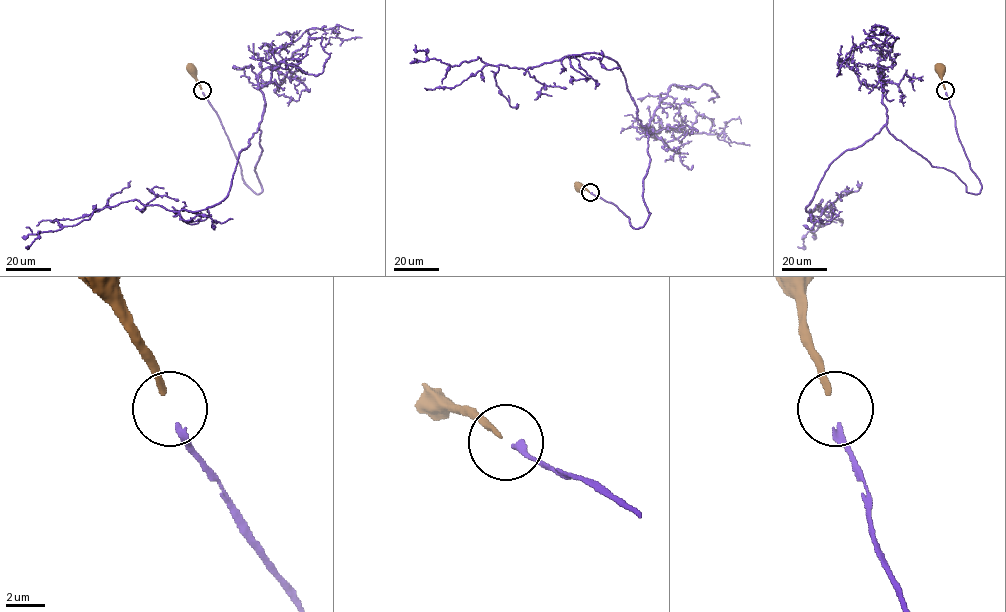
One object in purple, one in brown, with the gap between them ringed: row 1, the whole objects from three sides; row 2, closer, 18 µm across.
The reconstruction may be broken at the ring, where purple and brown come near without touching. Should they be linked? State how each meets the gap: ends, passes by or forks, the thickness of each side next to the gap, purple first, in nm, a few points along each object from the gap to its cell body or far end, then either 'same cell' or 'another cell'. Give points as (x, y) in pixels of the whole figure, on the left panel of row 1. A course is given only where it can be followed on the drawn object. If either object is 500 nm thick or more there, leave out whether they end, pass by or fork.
purple ends; brown ends; calibres 320 and 280 nm; course purple (202, 92), (245, 183), (262, 191), (259, 125), (227, 195), (211, 207), (121, 201), (39, 231), (26, 246); course brown (201, 89), (191, 69); same cell

